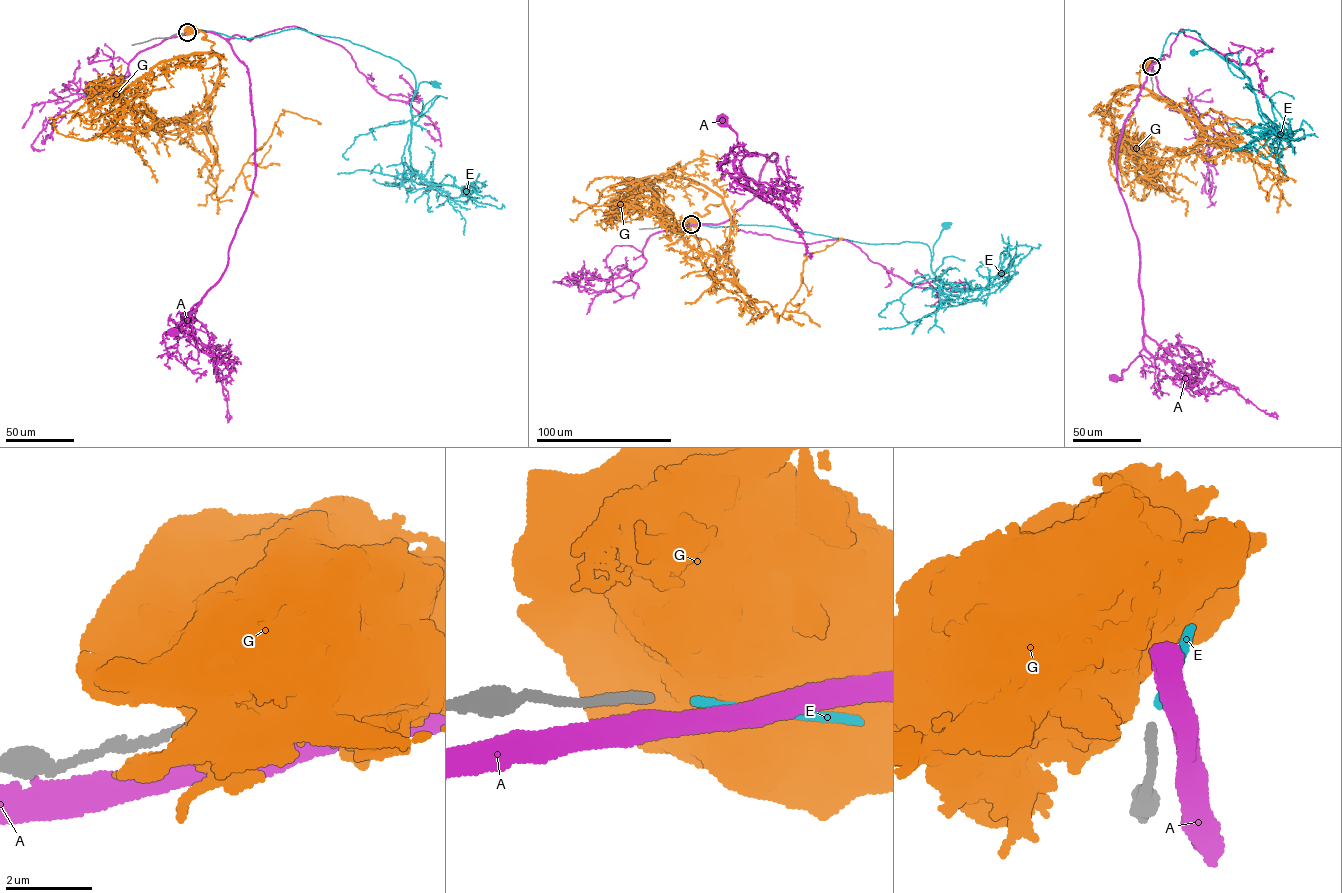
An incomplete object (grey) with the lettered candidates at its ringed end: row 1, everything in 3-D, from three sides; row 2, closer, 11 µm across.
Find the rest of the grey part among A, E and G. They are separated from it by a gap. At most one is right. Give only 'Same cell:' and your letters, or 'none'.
Same cell: E

